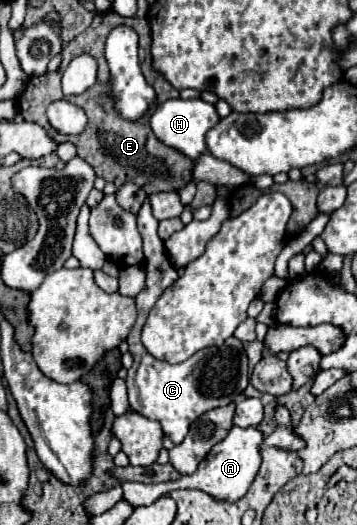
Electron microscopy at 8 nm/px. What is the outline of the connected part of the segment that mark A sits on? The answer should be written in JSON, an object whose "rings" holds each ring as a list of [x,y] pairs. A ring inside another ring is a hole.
{"rings":[[[233,426],[231,432],[227,434],[227,438],[209,452],[209,456],[199,464],[199,468],[193,474],[181,476],[181,480],[177,480],[179,488],[199,488],[217,500],[237,502],[239,498],[243,498],[247,494],[249,486],[253,484],[253,480],[259,472],[261,442],[263,442],[263,432],[259,428]]]}

